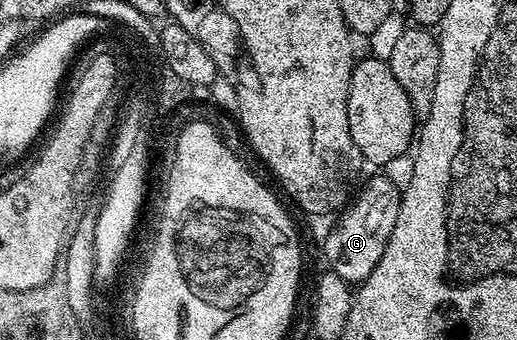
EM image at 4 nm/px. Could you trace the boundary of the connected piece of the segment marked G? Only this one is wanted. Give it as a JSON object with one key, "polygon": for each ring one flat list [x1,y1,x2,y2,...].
{"polygon":[[378,174,364,184,357,189,356,195,346,207,341,209,337,217,339,220,331,226,322,244,322,252,330,263,327,264,329,271,335,272,351,286,361,284,368,278,368,274,372,274,372,270,376,270,376,262,380,262,388,246,388,238,392,236,392,226,396,226,402,201,401,191,395,184,388,182,384,174]]}

